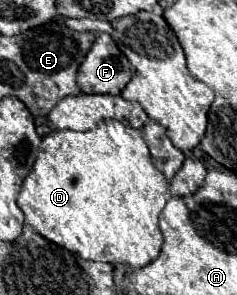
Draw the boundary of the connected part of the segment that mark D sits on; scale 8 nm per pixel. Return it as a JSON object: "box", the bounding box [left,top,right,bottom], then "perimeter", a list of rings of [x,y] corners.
{"box":[18,120,168,268],"perimeter":[[[108,120],[88,132],[58,130],[44,136],[38,158],[18,194],[18,206],[26,216],[26,224],[30,224],[42,238],[80,254],[84,260],[142,268],[160,254],[162,234],[158,216],[168,198],[168,180],[152,164],[142,134],[118,120]]]}

